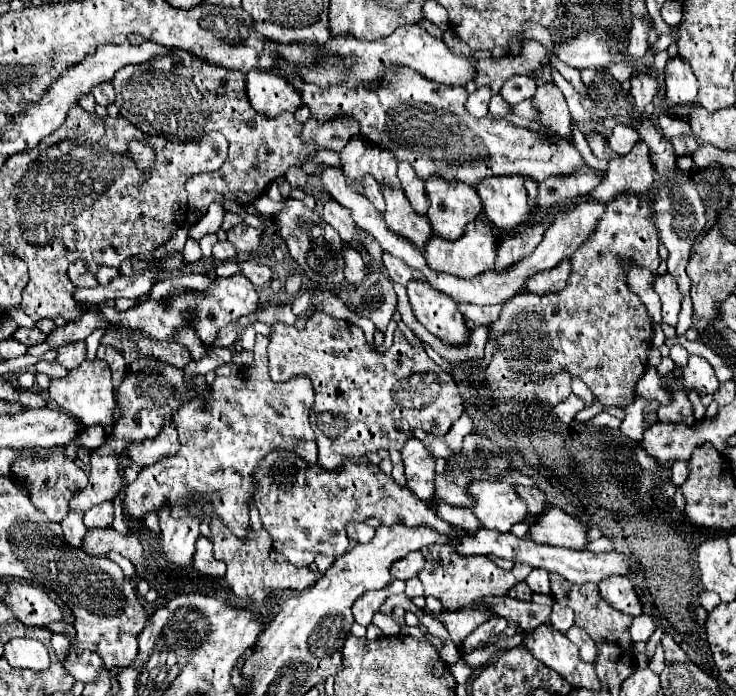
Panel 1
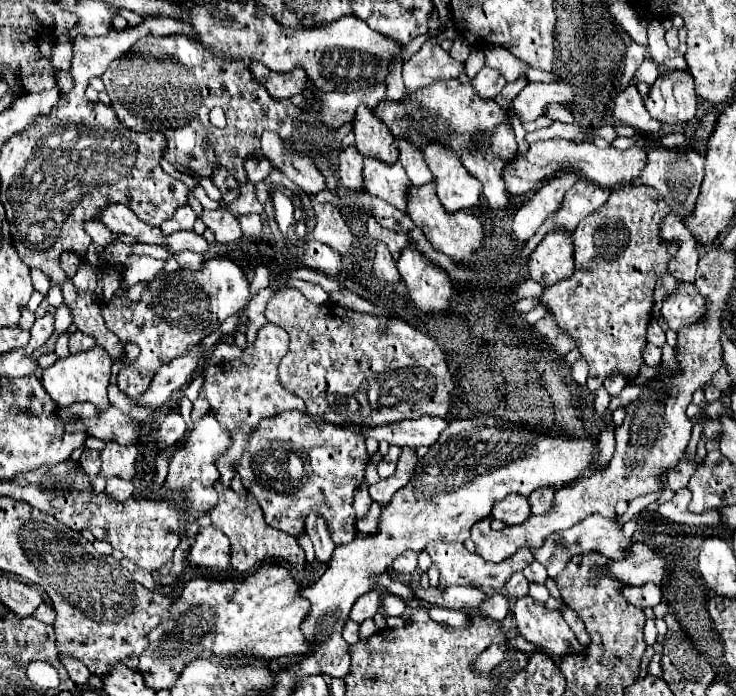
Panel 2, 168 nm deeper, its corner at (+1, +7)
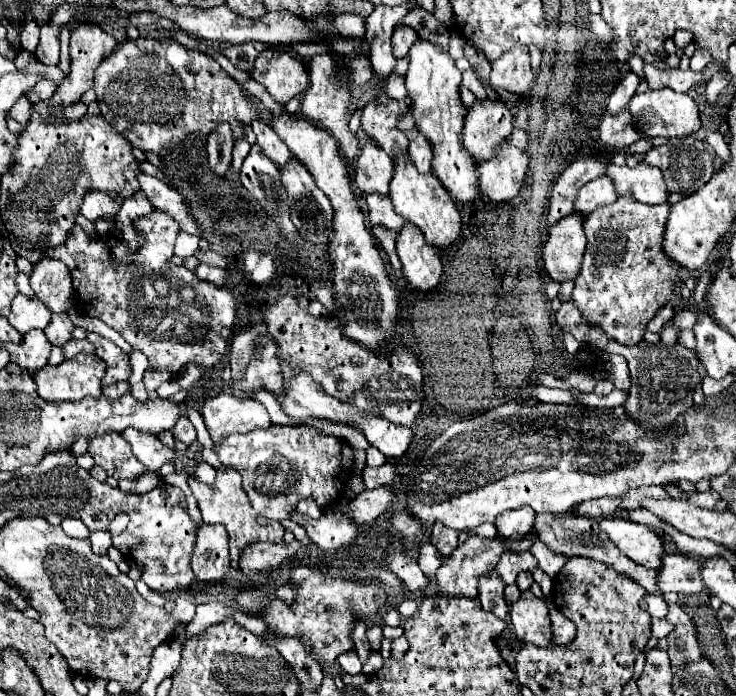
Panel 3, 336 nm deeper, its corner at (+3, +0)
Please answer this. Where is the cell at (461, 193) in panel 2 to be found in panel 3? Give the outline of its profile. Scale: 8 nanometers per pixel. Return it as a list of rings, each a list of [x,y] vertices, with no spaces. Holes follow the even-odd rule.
[[[419,40],[409,50],[409,70],[407,70],[407,92],[411,98],[411,114],[415,118],[417,130],[431,142],[433,174],[439,178],[443,188],[455,198],[455,202],[467,204],[479,194],[479,178],[475,174],[475,162],[467,154],[461,142],[463,120],[467,108],[463,108],[459,100],[461,72],[447,52],[433,46],[427,40]]]

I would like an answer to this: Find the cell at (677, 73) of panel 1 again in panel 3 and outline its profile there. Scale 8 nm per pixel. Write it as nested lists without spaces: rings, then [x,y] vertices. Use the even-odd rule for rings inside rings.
[[[671,88],[663,90],[647,90],[643,94],[635,94],[627,106],[635,118],[635,128],[641,130],[647,138],[663,136],[663,138],[683,138],[691,132],[697,132],[701,128],[699,120],[699,108],[697,102],[689,94],[679,94]]]

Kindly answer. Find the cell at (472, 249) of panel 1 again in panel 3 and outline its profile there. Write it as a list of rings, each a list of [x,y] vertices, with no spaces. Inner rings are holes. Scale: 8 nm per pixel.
[[[407,156],[395,158],[395,172],[393,172],[393,180],[391,180],[389,198],[393,202],[395,212],[399,216],[403,216],[407,222],[415,224],[431,246],[437,246],[443,250],[459,238],[463,220],[461,220],[461,212],[457,210],[455,202],[451,202],[451,196],[447,194],[447,190],[443,190],[443,186],[439,186],[439,182],[435,182],[433,174],[419,176],[415,166],[411,166],[411,162],[407,162]]]

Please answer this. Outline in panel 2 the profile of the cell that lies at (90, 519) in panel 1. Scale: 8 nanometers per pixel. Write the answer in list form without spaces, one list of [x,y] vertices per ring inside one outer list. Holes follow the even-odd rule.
[[[109,479],[107,483],[107,493],[113,495],[113,499],[119,499],[119,501],[125,501],[133,495],[133,481],[123,481],[123,479]]]

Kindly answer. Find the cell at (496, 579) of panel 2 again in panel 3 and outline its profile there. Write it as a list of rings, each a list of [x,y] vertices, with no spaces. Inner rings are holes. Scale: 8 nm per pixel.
[[[507,552],[499,560],[497,574],[501,576],[503,584],[513,584],[521,570],[531,572],[535,566],[537,566],[537,562],[535,562],[535,556],[531,552]]]

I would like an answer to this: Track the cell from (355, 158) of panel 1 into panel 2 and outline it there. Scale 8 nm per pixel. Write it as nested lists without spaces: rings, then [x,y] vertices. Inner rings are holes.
[[[367,105],[357,107],[353,119],[355,147],[363,157],[373,155],[375,159],[381,159],[385,163],[395,163],[399,157],[395,137],[391,131],[387,131],[385,123],[375,117],[377,115],[373,115],[373,109],[369,109]]]

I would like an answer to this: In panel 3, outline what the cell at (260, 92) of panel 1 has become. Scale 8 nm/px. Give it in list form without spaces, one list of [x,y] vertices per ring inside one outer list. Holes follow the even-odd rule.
[[[291,52],[259,54],[250,75],[255,82],[259,82],[267,88],[267,92],[273,96],[275,102],[279,102],[283,106],[293,96],[301,96],[309,84],[309,74],[307,74],[305,66]]]

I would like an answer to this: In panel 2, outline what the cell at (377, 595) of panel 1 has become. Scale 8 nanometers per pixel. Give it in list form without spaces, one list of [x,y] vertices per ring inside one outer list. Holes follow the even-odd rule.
[[[367,591],[365,595],[361,595],[361,597],[355,601],[349,619],[355,621],[355,623],[363,623],[365,619],[371,619],[371,617],[379,611],[379,607],[381,607],[381,597],[379,597],[379,593],[377,593],[377,591]]]

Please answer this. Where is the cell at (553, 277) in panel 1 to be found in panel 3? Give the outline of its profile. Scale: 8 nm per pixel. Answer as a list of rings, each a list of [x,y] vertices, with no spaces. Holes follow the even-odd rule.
[[[579,214],[563,218],[549,230],[549,238],[541,250],[543,272],[553,282],[573,280],[579,272],[587,238],[583,234],[583,220]]]

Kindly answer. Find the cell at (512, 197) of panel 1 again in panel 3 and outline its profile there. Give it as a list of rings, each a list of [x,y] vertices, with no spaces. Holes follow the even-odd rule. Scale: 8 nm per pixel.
[[[475,102],[463,126],[463,144],[465,150],[473,156],[475,162],[489,160],[497,154],[499,146],[507,144],[507,136],[513,132],[513,114],[503,102]]]

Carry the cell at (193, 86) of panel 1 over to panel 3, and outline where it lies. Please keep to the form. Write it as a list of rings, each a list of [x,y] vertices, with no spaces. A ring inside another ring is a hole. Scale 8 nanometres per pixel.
[[[137,38],[119,44],[119,50],[109,54],[103,60],[103,66],[95,70],[93,90],[97,92],[97,104],[101,116],[113,124],[123,138],[127,138],[135,148],[165,154],[169,150],[183,150],[185,146],[195,146],[205,142],[207,136],[223,122],[231,126],[233,140],[245,138],[245,126],[251,126],[253,120],[261,120],[261,114],[255,102],[247,96],[245,88],[231,78],[209,54],[199,50],[189,50],[175,40],[155,40],[155,38]]]

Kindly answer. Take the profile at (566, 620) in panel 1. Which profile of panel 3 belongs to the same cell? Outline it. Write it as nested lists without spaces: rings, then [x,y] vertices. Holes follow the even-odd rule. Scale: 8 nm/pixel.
[[[535,568],[533,570],[533,578],[535,578],[535,582],[541,586],[541,590],[543,590],[543,594],[545,596],[551,596],[551,590],[553,590],[553,580],[543,572],[543,570],[539,570],[539,568]]]

